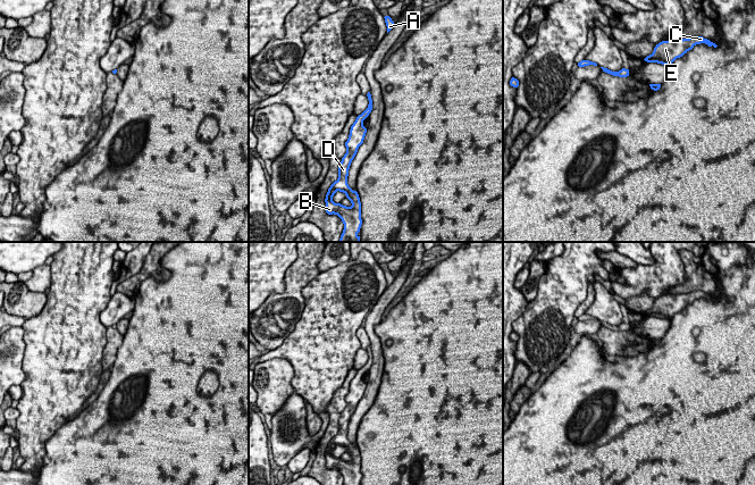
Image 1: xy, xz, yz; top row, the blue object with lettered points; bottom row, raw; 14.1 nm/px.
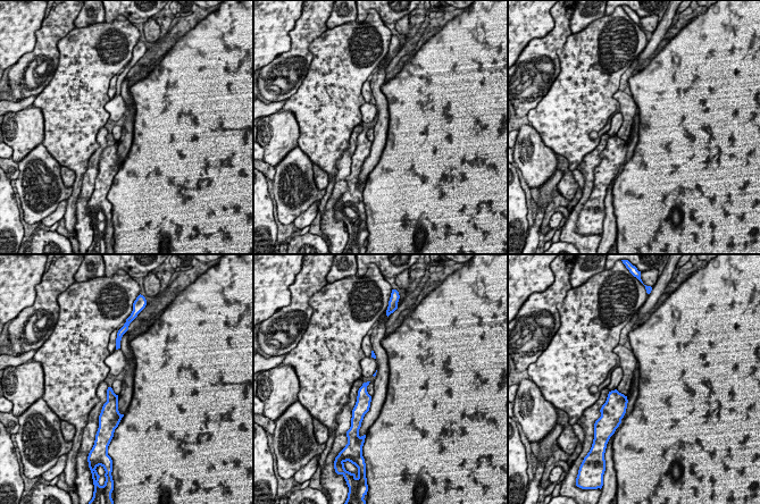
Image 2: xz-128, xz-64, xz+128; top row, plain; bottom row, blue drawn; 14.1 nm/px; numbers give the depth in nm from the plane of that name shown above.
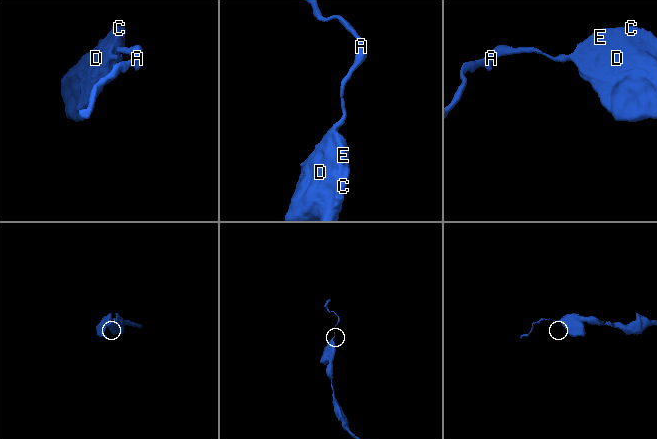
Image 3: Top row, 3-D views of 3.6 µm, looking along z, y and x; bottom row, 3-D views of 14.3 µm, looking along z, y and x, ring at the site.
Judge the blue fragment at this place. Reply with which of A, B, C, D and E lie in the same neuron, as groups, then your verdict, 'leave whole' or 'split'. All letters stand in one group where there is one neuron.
A / B C D E | split

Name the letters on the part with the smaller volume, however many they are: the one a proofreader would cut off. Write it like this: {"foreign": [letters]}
{"foreign": ["A"]}

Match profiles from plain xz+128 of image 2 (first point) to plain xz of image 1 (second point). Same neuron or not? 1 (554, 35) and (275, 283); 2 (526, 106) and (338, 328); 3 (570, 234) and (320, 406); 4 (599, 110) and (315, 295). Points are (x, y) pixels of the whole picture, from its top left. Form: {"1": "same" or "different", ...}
{"1": "different", "2": "different", "3": "different", "4": "same"}

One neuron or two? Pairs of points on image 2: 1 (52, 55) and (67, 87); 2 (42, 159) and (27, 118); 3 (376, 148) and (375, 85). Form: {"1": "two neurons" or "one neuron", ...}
{"1": "two neurons", "2": "two neurons", "3": "one neuron"}

